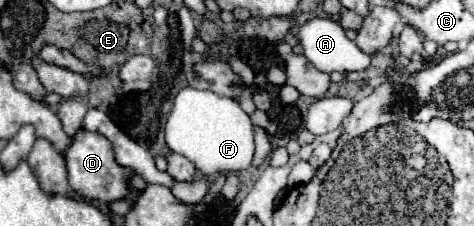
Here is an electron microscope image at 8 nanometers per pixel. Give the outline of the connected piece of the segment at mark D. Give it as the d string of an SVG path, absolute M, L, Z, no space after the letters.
M79 128L65 150L65 162L69 170L69 184L75 192L79 192L85 200L93 204L111 204L117 200L123 200L129 194L129 182L135 174L133 168L121 166L115 160L113 144L99 132L87 132L85 128Z

